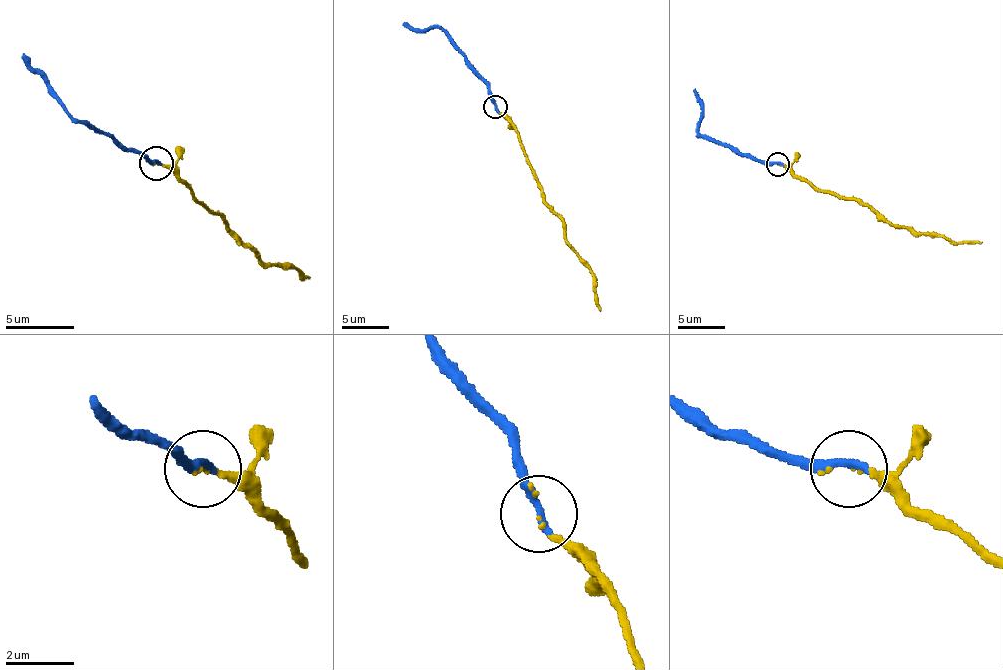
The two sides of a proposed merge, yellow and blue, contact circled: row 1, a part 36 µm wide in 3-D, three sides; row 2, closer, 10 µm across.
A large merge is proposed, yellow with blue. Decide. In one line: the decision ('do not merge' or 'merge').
merge

